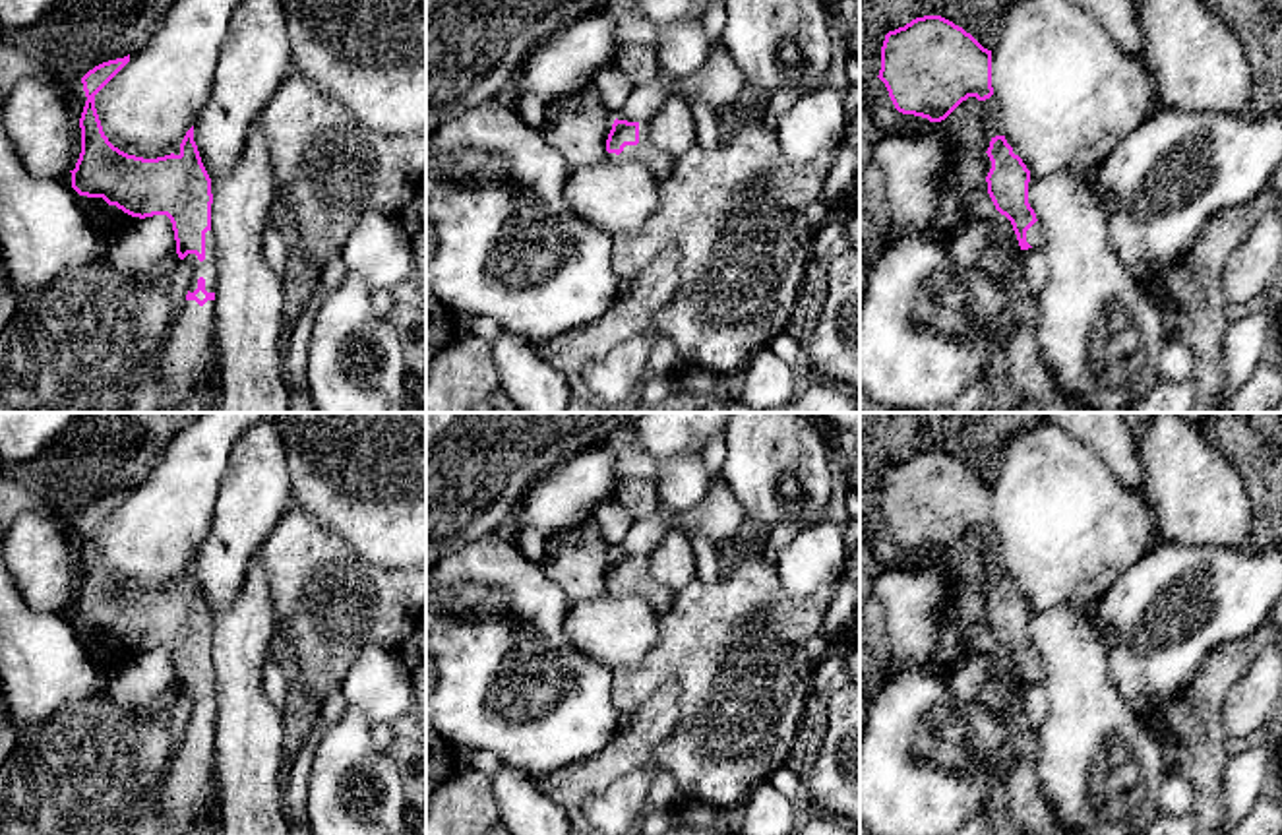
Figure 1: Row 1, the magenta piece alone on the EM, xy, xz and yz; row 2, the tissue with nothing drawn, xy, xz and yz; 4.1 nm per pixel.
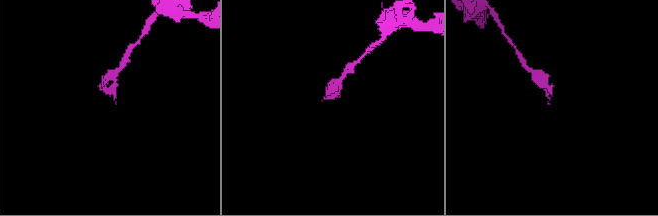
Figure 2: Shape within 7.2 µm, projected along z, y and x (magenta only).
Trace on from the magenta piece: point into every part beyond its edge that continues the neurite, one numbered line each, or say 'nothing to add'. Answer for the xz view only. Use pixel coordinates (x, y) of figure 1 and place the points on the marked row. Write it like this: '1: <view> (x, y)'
1: xz (659, 163)

